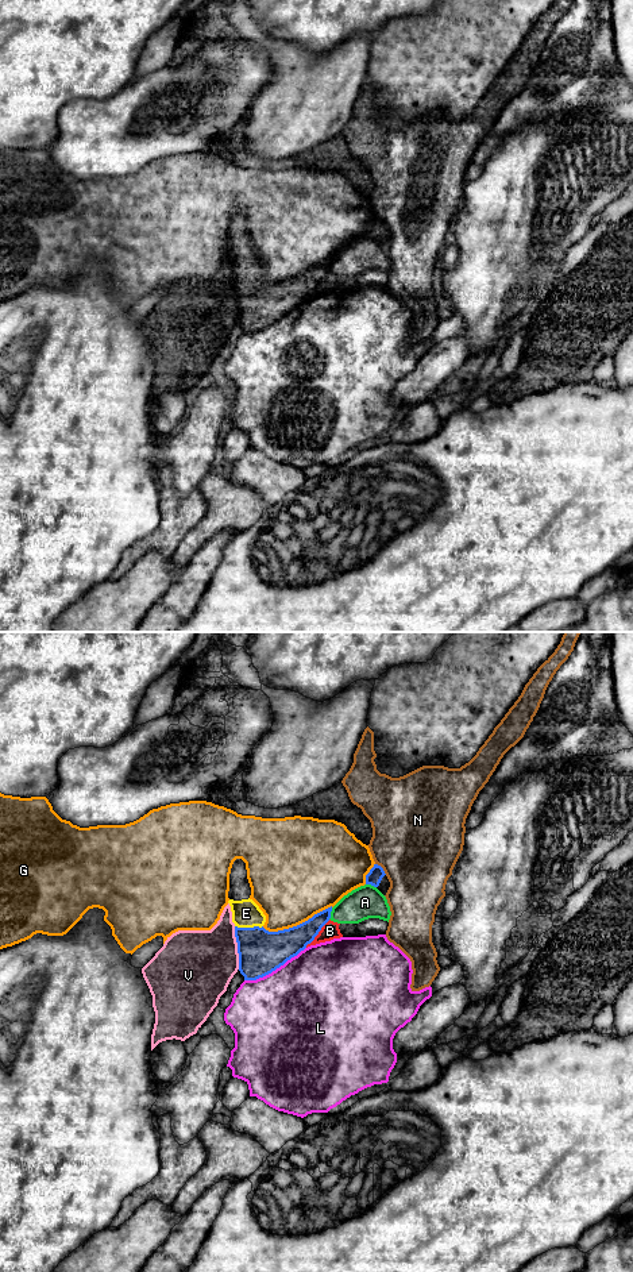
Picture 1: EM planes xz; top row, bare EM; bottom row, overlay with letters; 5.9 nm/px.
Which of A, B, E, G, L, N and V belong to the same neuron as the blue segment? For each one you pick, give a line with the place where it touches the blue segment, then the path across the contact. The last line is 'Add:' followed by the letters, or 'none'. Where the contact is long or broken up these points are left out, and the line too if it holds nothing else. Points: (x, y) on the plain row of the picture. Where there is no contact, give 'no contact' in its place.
E: xz (249, 280) | across xz (261, 304), (249, 280), (246, 265)
Add: E

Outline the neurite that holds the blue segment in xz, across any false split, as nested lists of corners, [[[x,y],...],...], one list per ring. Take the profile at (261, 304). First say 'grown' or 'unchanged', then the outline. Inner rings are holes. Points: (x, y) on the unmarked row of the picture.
grown; [[[236,211],[229,226],[228,255],[235,275],[239,323],[244,332],[256,332],[304,302],[329,273],[332,258],[297,278],[269,284],[263,280],[266,267],[250,247],[246,215]]]

